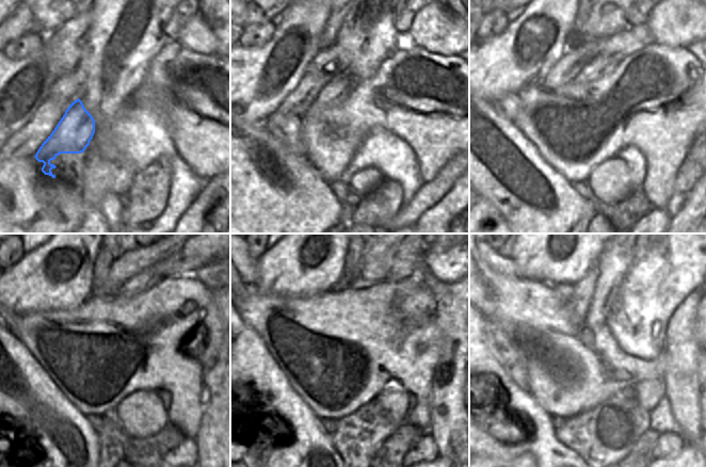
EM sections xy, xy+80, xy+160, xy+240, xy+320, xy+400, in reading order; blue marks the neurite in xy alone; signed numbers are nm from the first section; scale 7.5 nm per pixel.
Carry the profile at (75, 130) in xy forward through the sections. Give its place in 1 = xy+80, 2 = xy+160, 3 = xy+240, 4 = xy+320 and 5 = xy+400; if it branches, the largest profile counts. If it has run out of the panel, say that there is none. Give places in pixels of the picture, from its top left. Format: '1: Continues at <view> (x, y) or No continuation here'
1: Continues at xy+80 (336, 91)
2: Continues at xy+160 (616, 47)
3: Continues at xy+240 (169, 267)
4: Continues at xy+320 (407, 259)
5: Continues at xy+400 (637, 255).

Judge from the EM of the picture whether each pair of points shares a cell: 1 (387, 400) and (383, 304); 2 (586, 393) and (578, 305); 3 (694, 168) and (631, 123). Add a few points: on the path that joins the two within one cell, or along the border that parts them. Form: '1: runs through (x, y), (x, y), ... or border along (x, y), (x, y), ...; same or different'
1: border along (410, 392), (402, 388), (388, 388), (373, 400); different
2: border along (567, 301), (582, 320); different
3: border along (694, 140), (677, 172), (674, 184); different

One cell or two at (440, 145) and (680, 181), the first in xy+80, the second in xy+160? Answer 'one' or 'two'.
two

